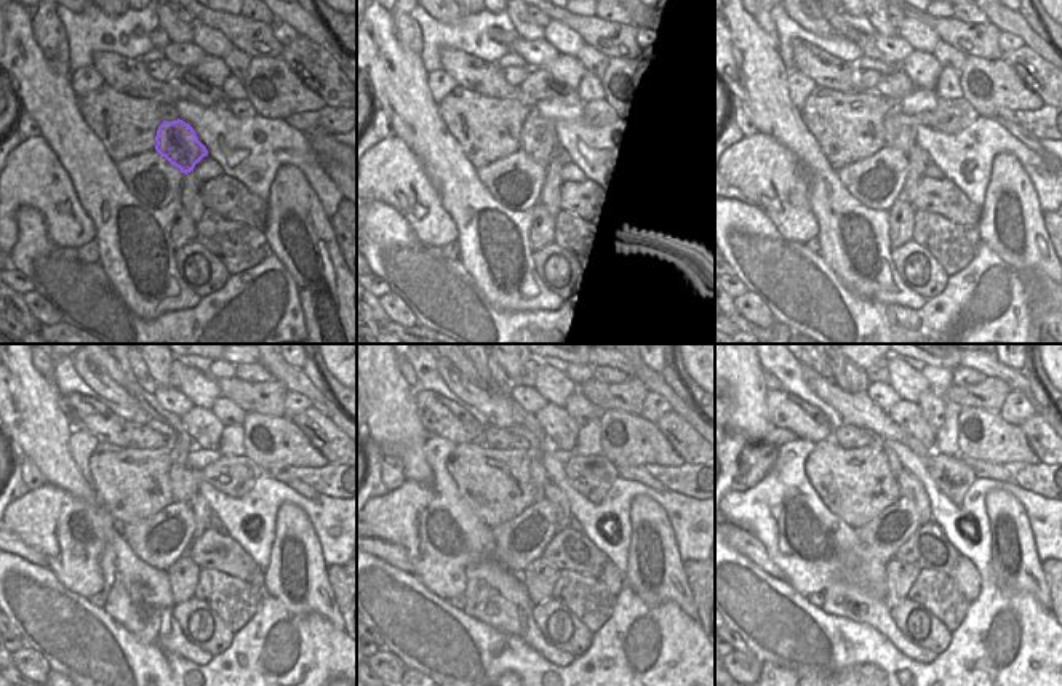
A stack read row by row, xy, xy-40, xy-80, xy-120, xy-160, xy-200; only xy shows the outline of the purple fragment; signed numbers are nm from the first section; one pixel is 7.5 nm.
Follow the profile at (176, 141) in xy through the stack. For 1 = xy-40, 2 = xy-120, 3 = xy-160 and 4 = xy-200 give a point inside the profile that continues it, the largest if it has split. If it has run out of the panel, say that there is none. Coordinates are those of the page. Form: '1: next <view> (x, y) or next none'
1: next xy-40 (538, 138)
2: next xy-120 (183, 480)
3: next xy-160 (539, 478)
4: next xy-200 (891, 456)

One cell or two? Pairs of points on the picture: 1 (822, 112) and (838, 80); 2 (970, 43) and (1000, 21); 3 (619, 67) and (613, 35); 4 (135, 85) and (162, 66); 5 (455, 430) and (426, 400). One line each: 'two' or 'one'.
1: two
2: two
3: two
4: two
5: one

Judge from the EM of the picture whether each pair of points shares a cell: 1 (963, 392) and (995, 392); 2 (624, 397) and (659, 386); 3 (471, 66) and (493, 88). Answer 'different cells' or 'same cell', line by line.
1: same cell
2: different cells
3: same cell

